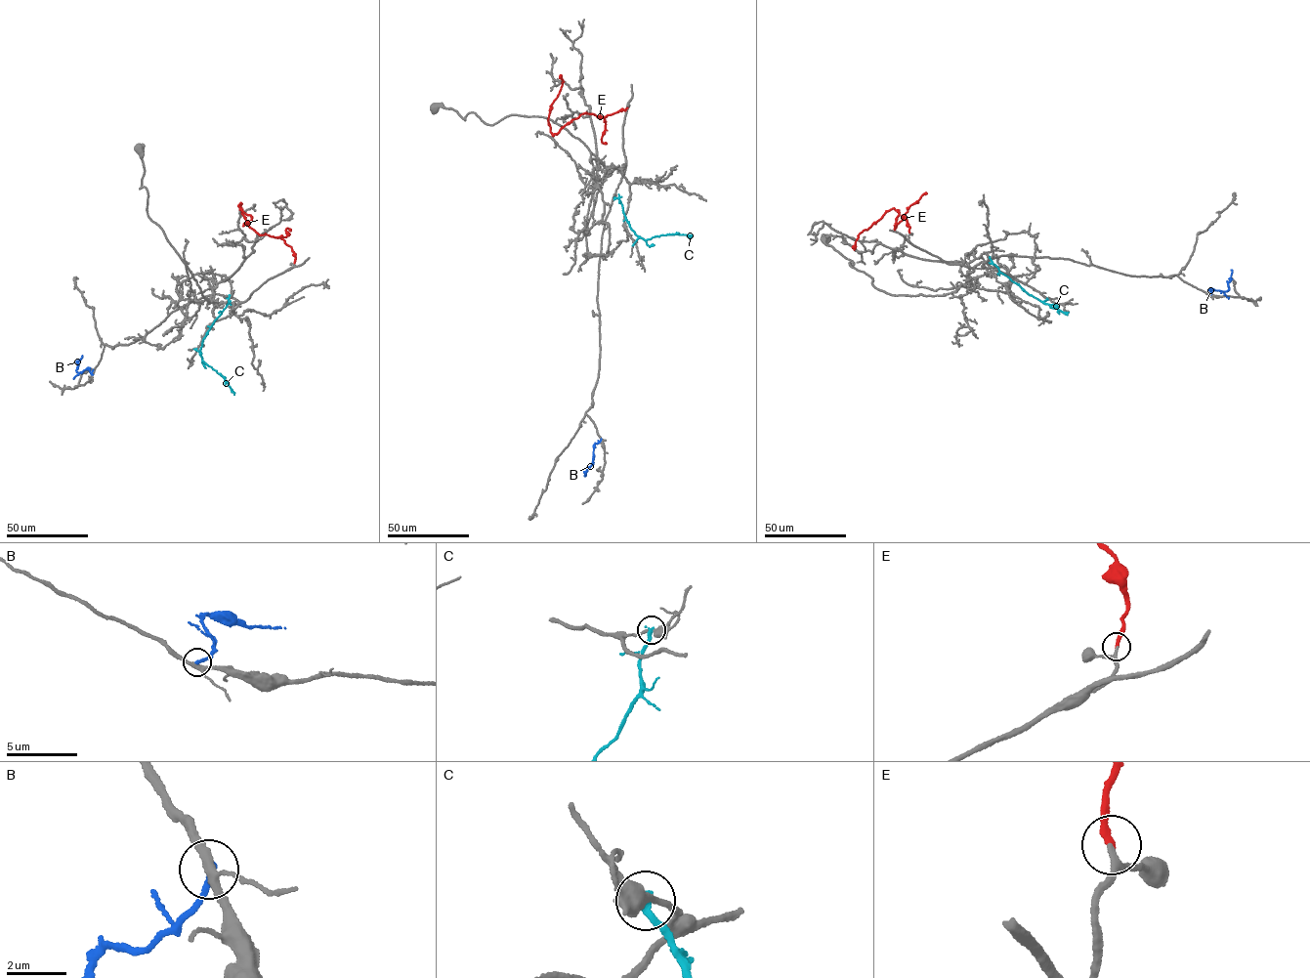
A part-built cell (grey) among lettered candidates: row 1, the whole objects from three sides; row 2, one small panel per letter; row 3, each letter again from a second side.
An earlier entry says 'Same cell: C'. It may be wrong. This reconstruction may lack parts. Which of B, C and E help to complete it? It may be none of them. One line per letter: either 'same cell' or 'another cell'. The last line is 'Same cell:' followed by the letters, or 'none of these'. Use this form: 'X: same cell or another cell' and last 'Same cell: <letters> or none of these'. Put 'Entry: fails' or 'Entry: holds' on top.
Entry: fails
B: another cell
C: another cell
E: same cell
Same cell: E

